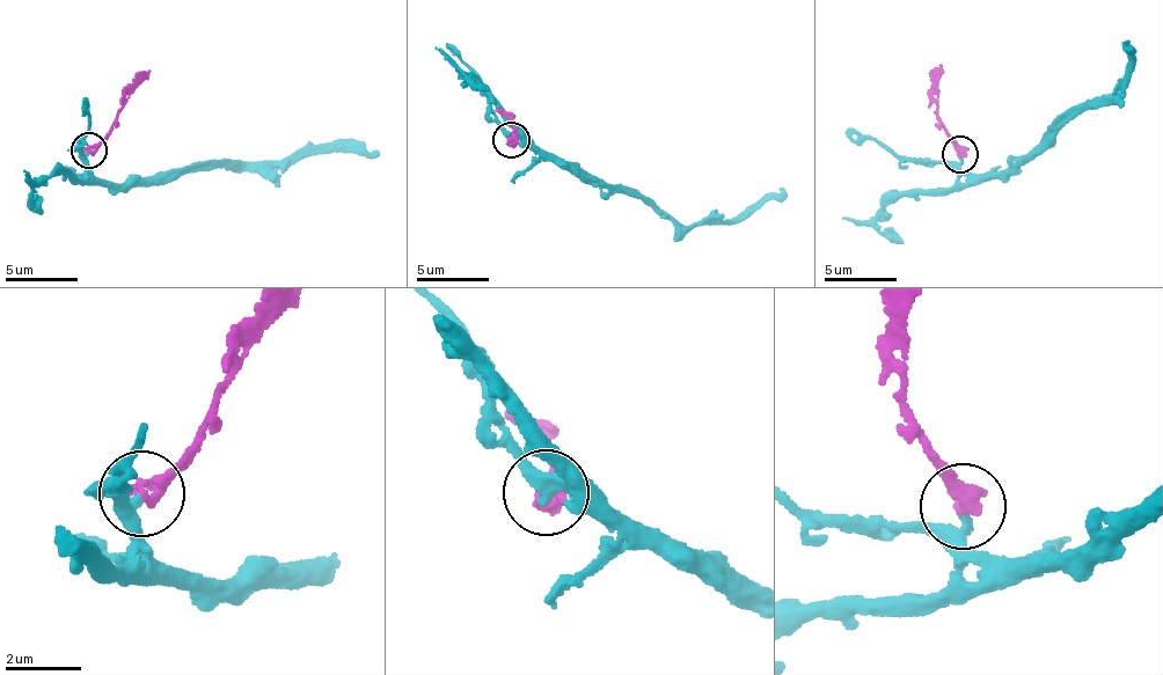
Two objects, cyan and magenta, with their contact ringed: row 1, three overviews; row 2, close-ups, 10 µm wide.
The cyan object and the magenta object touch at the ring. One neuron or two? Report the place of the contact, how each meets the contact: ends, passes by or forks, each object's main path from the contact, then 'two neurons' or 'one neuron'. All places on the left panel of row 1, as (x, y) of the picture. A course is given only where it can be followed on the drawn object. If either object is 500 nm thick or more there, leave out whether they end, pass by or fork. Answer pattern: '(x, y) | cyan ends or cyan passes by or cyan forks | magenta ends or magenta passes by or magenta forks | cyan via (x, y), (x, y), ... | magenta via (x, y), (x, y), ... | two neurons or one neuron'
(89, 151) | cyan passes by | magenta ends | cyan via (87, 151), (92, 175), (134, 185), (242, 166), (282, 167), (331, 151), (380, 156) | magenta via (90, 151), (118, 111), (124, 93), (151, 68) | one neuron

